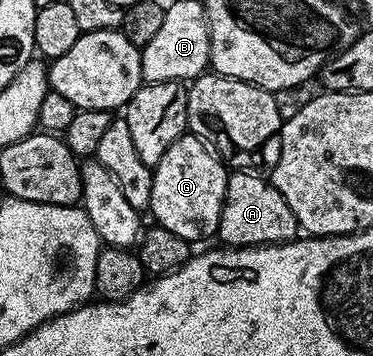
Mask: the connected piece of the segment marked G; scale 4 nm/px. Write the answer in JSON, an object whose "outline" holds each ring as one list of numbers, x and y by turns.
{"outline":[[185,134,172,145,168,153,152,169,152,201,148,208,154,214,157,226,172,229,176,237,191,241,213,236,218,229,220,213,226,196,227,164,197,135]]}

